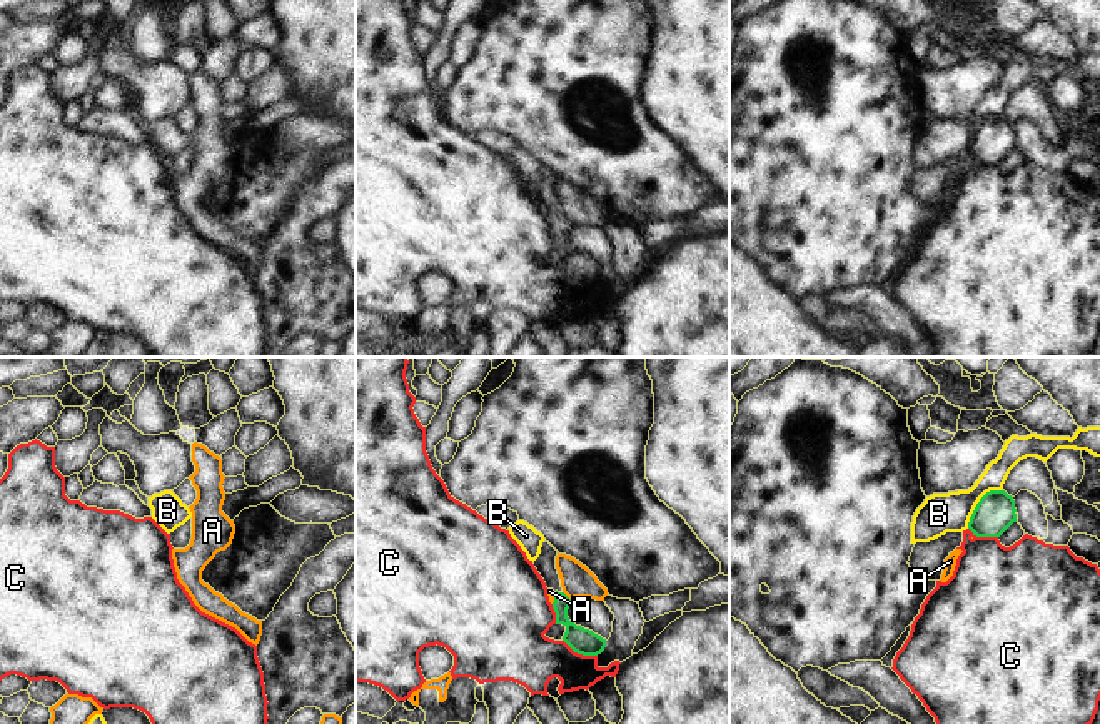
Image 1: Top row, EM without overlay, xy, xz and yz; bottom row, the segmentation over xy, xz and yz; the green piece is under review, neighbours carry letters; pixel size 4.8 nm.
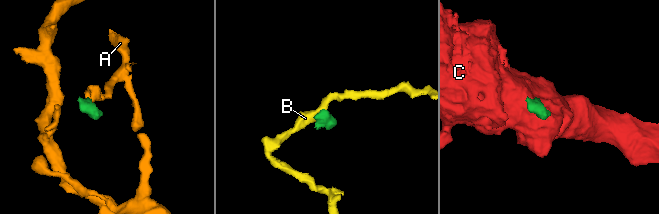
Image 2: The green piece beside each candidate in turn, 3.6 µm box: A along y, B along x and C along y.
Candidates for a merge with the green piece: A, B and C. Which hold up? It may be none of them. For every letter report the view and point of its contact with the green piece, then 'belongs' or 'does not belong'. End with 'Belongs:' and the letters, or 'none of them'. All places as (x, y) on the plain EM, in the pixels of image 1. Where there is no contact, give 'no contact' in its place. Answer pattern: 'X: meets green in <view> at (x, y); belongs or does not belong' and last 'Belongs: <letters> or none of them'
A: meets green in xz at (566, 222); belongs
B: meets green in yz at (977, 130); does not belong
C: meets green in xz at (580, 279); does not belong
Belongs: A

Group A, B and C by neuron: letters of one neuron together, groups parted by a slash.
A / B / C

